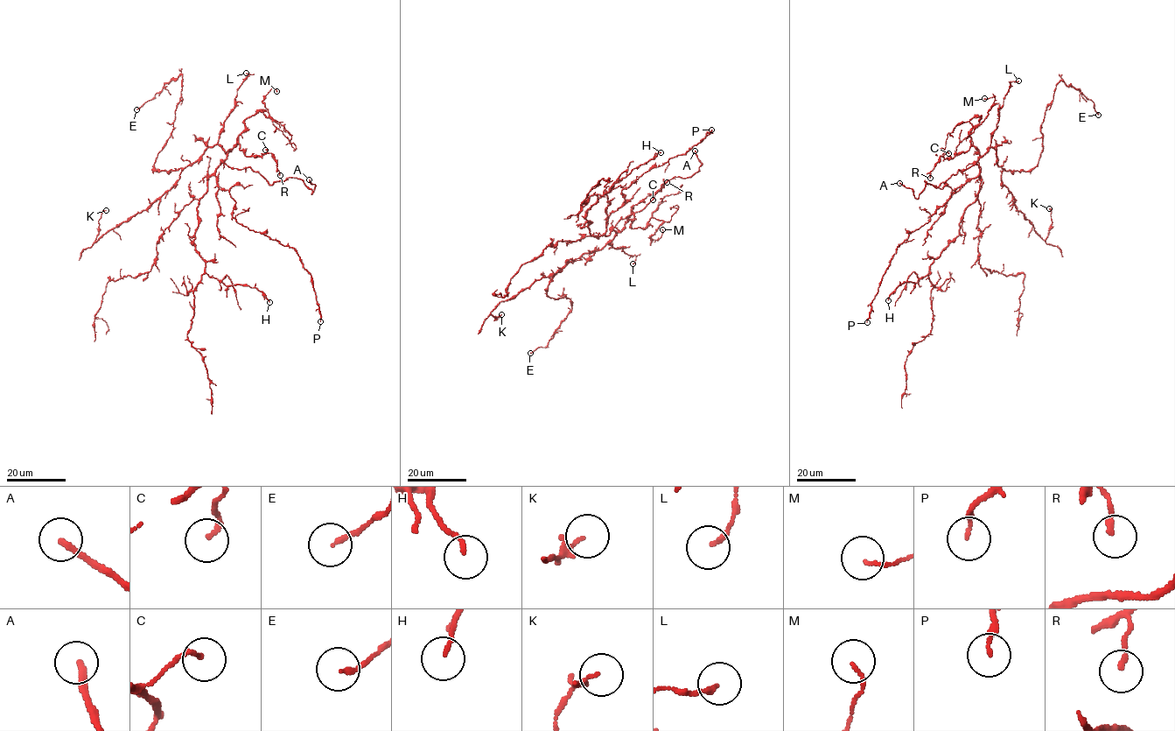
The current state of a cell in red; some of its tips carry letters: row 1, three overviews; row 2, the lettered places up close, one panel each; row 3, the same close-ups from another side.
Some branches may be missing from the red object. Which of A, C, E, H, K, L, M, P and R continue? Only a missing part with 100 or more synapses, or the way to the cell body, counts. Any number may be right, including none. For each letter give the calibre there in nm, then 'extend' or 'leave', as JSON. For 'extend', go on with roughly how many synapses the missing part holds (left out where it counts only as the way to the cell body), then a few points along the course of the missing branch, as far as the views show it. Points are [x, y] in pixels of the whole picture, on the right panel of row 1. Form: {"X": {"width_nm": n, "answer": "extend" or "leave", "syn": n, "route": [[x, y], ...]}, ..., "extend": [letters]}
{"A": {"width_nm": 200, "answer": "extend", "route": [[899, 183], [890, 173], [887, 144], [879, 133], [877, 123]]}, "C": {"width_nm": 160, "answer": "leave"}, "E": {"width_nm": 150, "answer": "leave"}, "H": {"width_nm": 130, "answer": "leave"}, "K": {"width_nm": 160, "answer": "leave"}, "L": {"width_nm": 170, "answer": "leave"}, "M": {"width_nm": 110, "answer": "leave"}, "P": {"width_nm": 150, "answer": "leave"}, "R": {"width_nm": 180, "answer": "leave"}, "extend": ["A"]}

